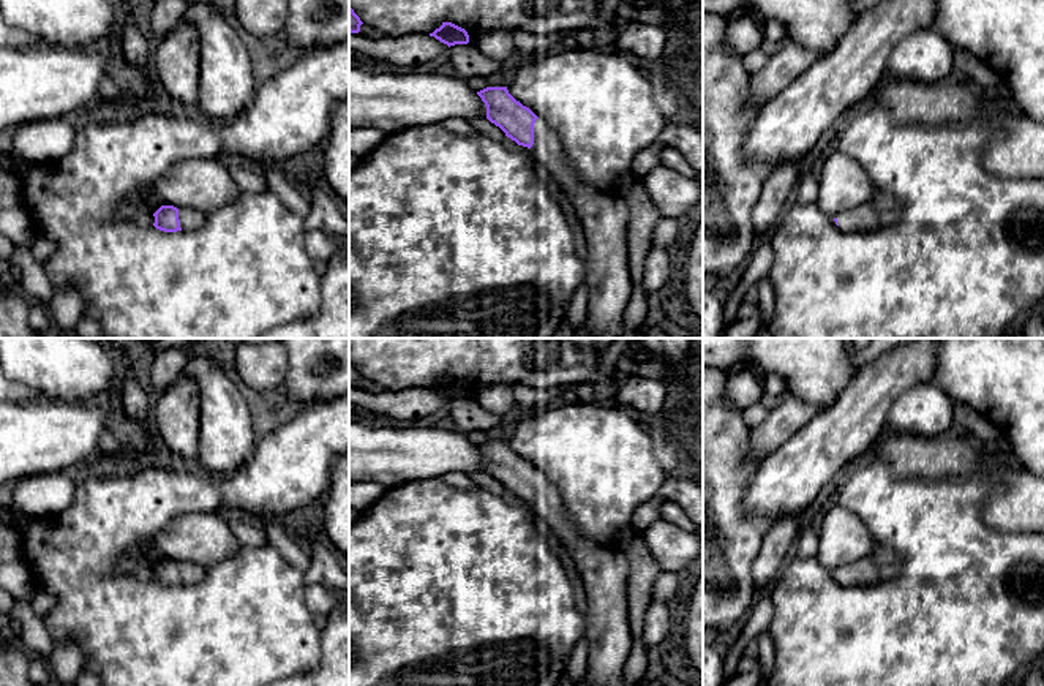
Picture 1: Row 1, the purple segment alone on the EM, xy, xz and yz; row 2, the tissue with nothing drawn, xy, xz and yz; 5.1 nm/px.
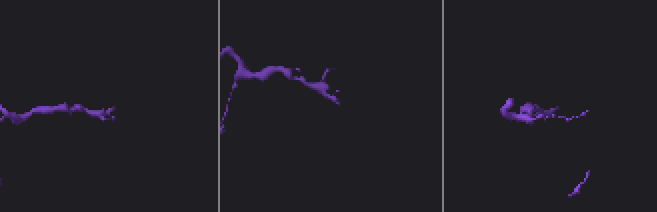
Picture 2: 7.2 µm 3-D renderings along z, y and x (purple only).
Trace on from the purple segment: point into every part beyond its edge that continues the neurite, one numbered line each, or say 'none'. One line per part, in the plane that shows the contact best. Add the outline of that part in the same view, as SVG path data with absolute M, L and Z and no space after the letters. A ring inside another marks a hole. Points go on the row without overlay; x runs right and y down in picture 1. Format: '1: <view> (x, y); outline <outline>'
1: xz (605, 574); outline M537 473L534 498L529 503L569 550L586 594L588 669L576 686L627 686L624 664L632 650L633 635L629 624L627 583L629 563L624 553L602 548L583 537L558 490Z

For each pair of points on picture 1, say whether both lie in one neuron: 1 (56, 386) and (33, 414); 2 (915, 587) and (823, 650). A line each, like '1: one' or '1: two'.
1: two
2: one

